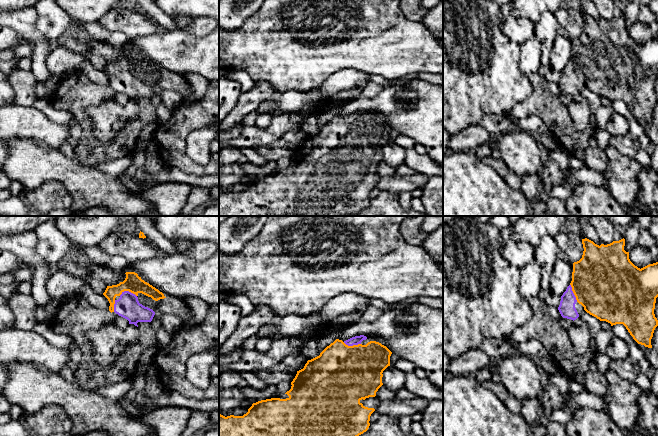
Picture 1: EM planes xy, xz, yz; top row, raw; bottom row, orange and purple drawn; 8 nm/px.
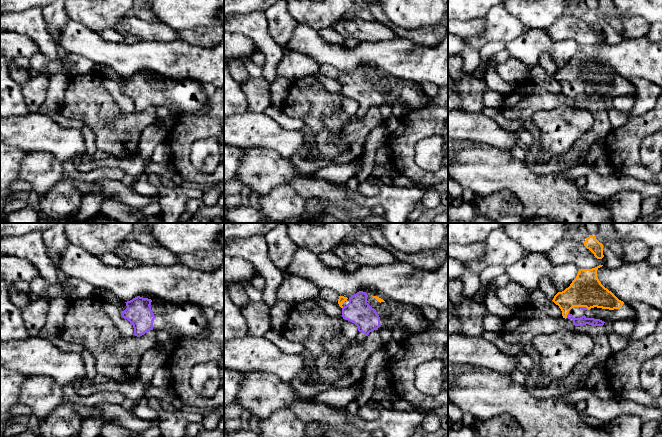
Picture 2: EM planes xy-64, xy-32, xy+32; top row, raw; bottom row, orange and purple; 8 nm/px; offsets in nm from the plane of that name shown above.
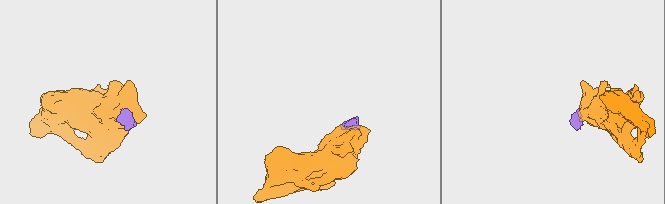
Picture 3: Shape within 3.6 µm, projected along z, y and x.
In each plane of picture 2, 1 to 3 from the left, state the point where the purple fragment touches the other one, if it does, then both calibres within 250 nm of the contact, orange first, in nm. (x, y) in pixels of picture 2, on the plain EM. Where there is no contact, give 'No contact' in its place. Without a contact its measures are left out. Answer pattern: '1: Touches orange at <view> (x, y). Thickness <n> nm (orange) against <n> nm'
1: No contact
2: No contact
3: Touches orange at xy+32 (567, 90). Thickness 260 nm (orange) against 70 nm

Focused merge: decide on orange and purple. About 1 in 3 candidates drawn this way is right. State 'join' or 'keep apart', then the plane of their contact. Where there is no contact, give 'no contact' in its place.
join | xy

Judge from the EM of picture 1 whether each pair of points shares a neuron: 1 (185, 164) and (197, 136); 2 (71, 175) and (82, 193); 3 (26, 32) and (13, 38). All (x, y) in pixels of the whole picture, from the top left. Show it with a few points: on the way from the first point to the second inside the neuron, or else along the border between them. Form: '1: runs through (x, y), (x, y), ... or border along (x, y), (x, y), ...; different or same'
1: border along (189, 133), (186, 154), (200, 164), (208, 164); different
2: runs through (75, 179), (82, 186), (82, 189); same
3: border along (10, 27), (22, 36); different

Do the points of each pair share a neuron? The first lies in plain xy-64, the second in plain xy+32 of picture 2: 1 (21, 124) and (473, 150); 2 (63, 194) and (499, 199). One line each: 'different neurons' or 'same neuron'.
1: different neurons
2: same neuron

